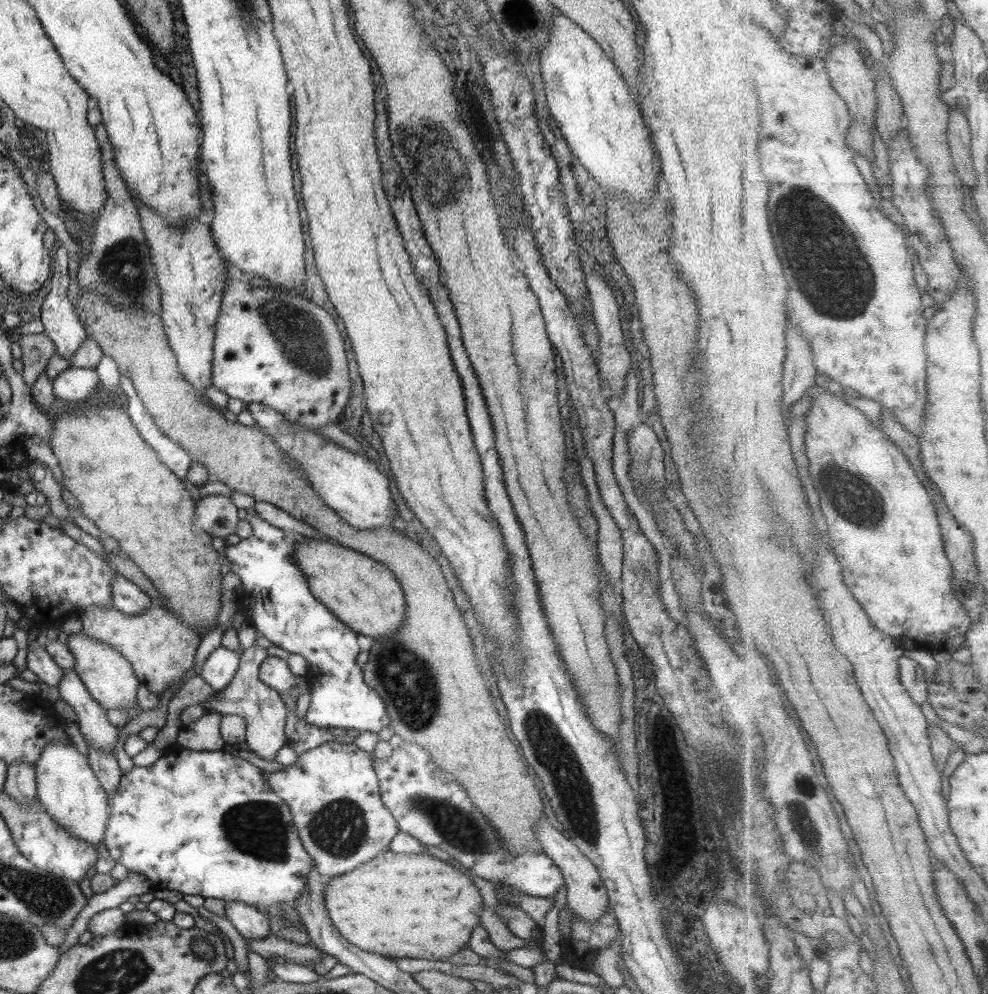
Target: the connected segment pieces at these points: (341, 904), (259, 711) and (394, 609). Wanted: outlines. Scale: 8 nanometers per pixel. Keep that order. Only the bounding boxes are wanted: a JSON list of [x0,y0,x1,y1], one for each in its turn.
[[323,851,482,960],[201,644,289,760],[293,539,406,640]]

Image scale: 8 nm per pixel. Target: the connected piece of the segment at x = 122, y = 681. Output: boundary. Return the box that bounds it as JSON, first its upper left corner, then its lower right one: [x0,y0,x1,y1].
[67,629,141,710]

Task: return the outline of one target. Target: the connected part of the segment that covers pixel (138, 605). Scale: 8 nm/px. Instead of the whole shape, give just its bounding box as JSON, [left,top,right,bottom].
[112,573,155,616]

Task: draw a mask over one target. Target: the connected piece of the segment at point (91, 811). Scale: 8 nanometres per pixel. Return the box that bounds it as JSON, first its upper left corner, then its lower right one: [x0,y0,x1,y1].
[34,741,111,850]

